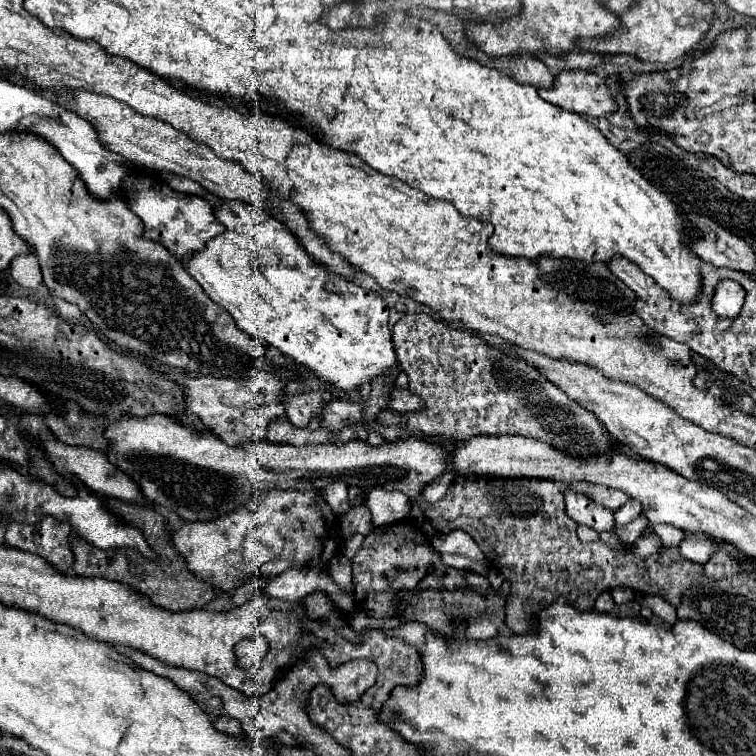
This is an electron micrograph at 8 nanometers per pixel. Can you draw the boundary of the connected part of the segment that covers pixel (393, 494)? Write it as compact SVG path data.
M370 489L366 495L366 505L372 513L372 523L376 527L388 525L404 519L410 513L410 499L398 491Z

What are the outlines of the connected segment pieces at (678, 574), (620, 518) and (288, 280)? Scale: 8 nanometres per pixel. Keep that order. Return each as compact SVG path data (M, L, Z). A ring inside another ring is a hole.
M456 475L456 479L450 483L444 499L436 503L428 503L422 495L414 497L414 503L422 509L426 519L432 523L436 531L442 535L462 529L466 531L484 551L490 565L494 565L512 585L508 605L506 605L506 625L514 633L526 633L536 625L536 615L550 607L556 597L566 595L570 603L578 609L592 609L594 601L600 593L606 589L614 589L620 585L628 585L636 589L636 573L646 573L646 579L638 577L638 587L642 589L642 583L646 591L654 591L656 595L662 595L672 605L680 603L680 595L684 589L696 581L706 581L702 565L696 565L692 561L686 561L678 549L660 549L660 553L650 555L648 559L634 557L626 551L610 551L610 547L598 543L580 543L576 535L576 523L566 515L564 511L564 497L562 487L556 481L534 481L534 479L520 479L520 477L476 477L476 475Z
M631 499L626 504L622 505L614 517L616 517L616 527L630 523L632 519L636 519L642 513L642 505L639 501Z
M222 201L220 209L214 209L214 213L226 231L214 237L210 247L188 257L184 267L200 283L204 293L232 315L238 329L264 339L296 363L310 367L322 383L330 383L338 391L352 391L362 383L372 383L380 373L386 373L396 365L392 335L388 329L390 311L374 291L334 277L334 273L316 265L280 221L248 203Z

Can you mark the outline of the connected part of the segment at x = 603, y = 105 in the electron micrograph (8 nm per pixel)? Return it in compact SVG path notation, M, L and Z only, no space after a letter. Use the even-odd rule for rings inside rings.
M582 69L558 71L554 85L550 89L540 89L540 97L586 117L606 117L614 111L614 101L604 77Z

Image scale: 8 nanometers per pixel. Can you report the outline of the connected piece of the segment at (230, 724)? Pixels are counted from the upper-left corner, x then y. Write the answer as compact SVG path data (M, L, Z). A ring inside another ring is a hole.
M218 717L218 719L214 721L214 727L216 727L220 733L230 735L230 737L238 737L238 735L242 733L240 723L234 721L234 719L230 719L230 717Z

